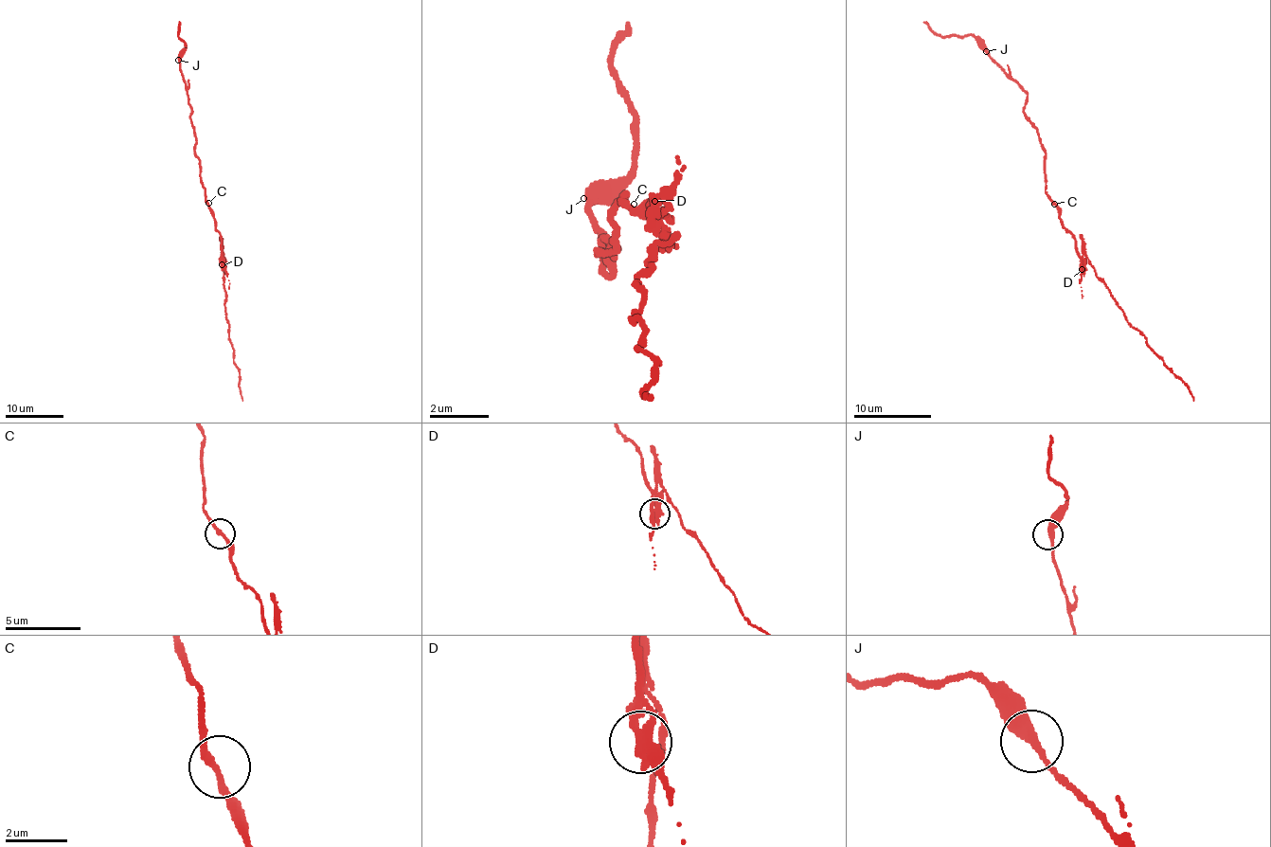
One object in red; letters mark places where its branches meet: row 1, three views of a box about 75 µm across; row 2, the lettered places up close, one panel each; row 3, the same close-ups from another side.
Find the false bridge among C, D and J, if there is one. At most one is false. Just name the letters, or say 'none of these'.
D

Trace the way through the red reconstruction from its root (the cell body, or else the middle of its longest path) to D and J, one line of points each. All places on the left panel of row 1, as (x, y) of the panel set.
D: (207, 202), (215, 229), (220, 235), (221, 265)
J: (207, 202), (201, 179), (201, 160), (194, 151), (195, 132), (189, 118), (191, 106), (178, 60)

